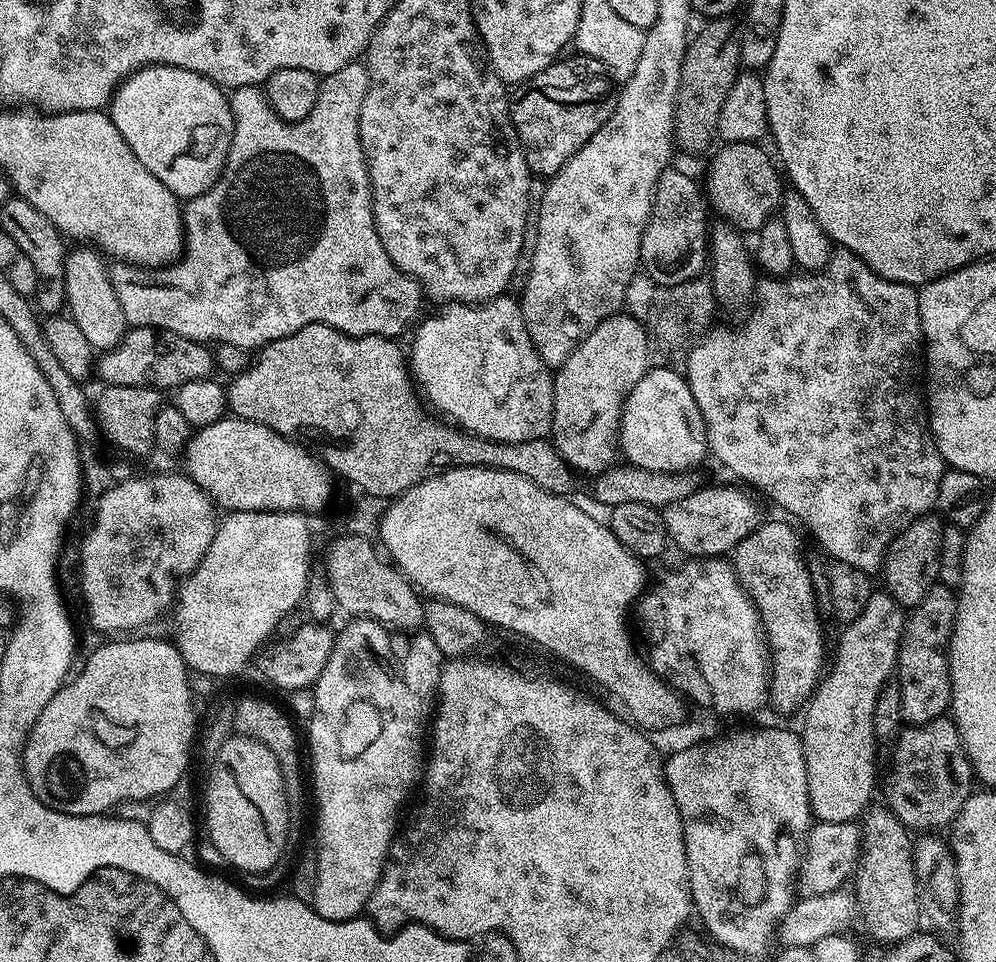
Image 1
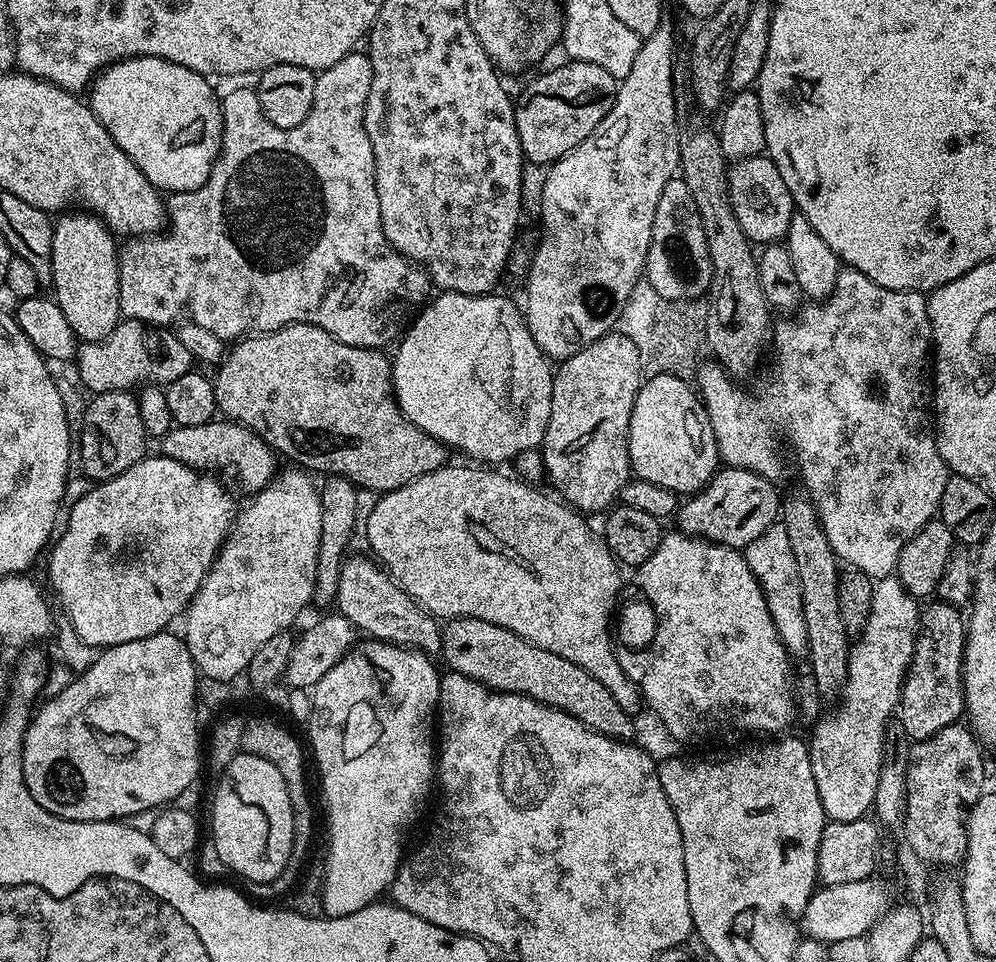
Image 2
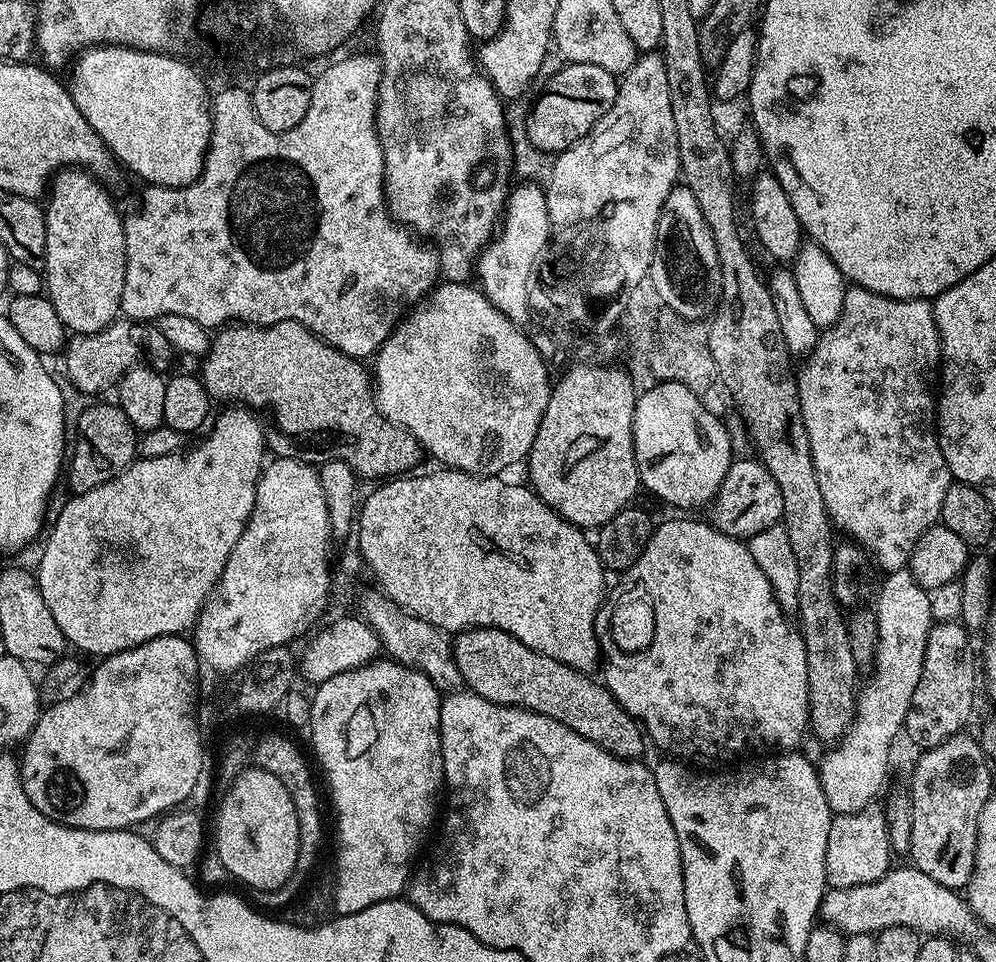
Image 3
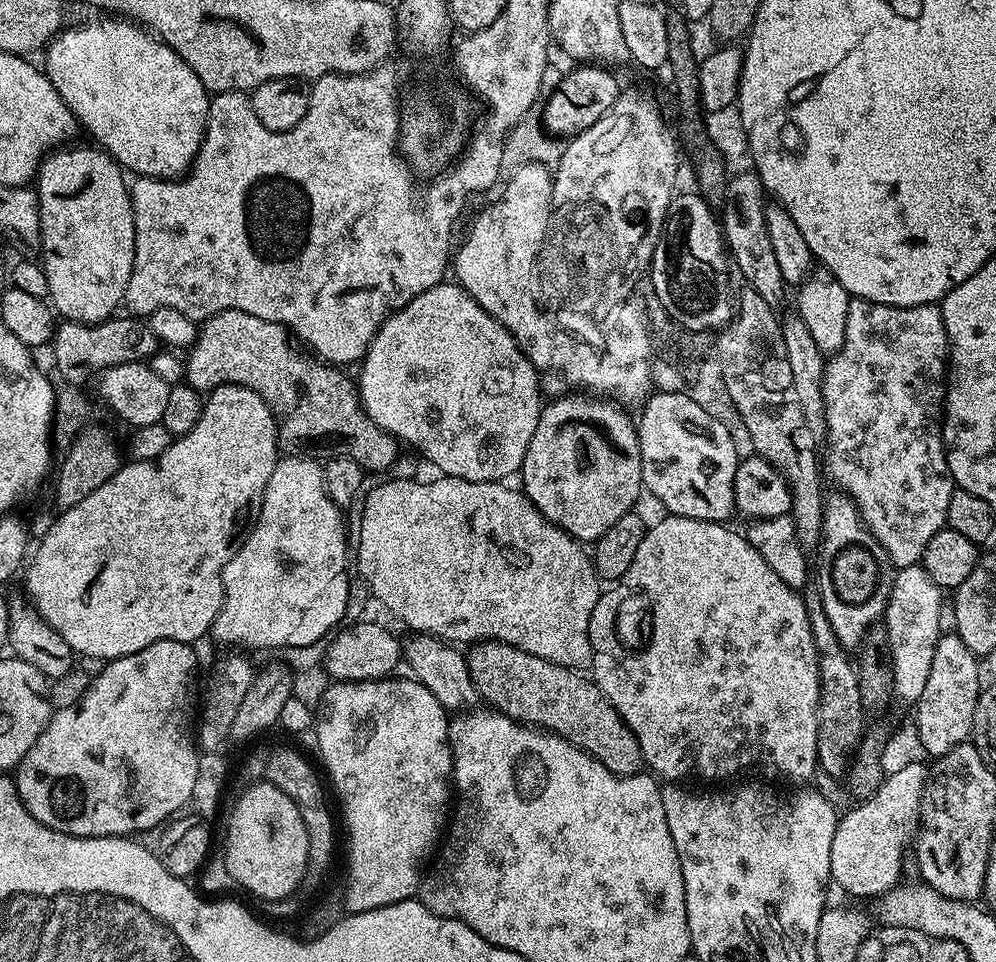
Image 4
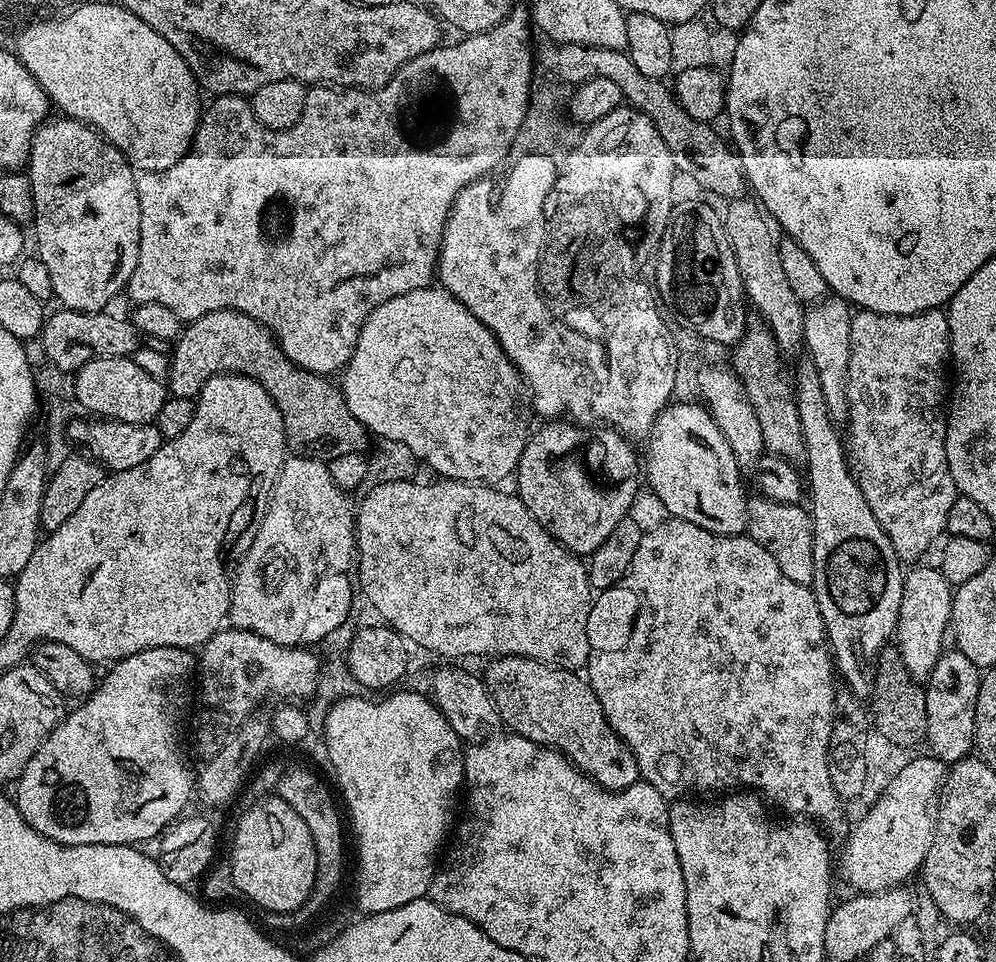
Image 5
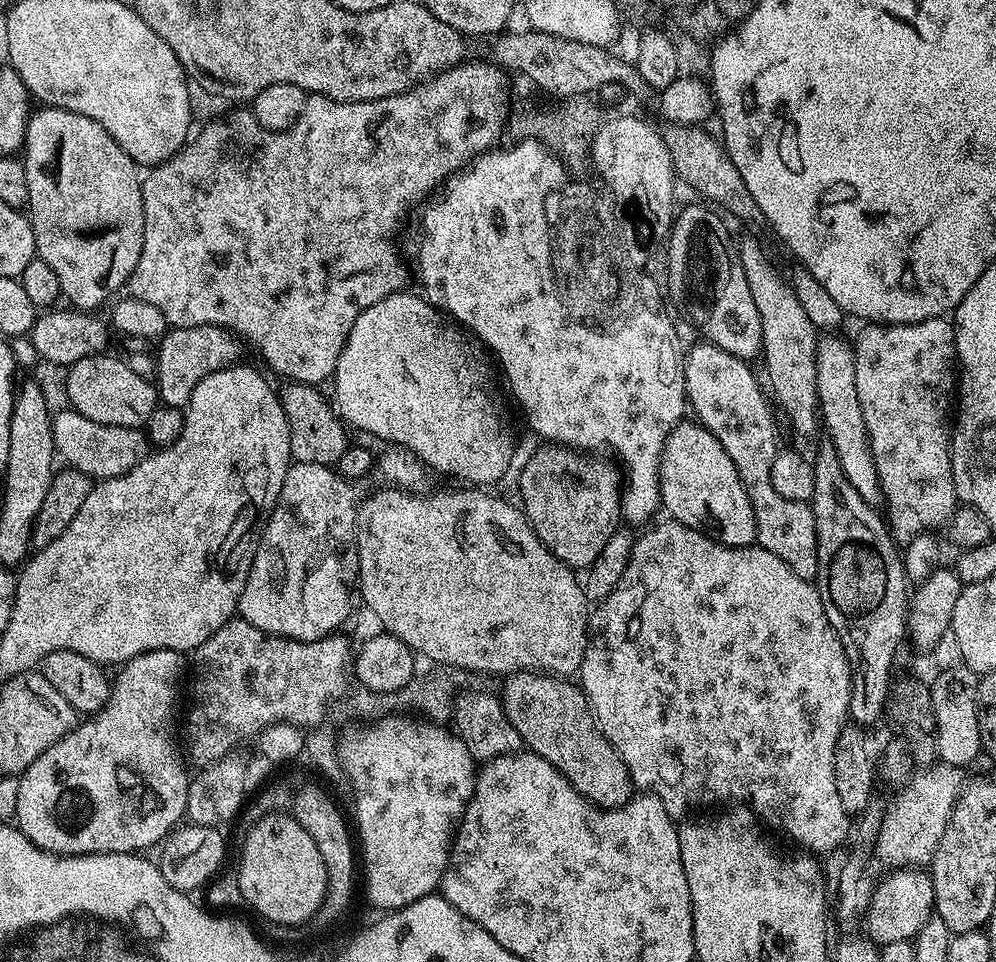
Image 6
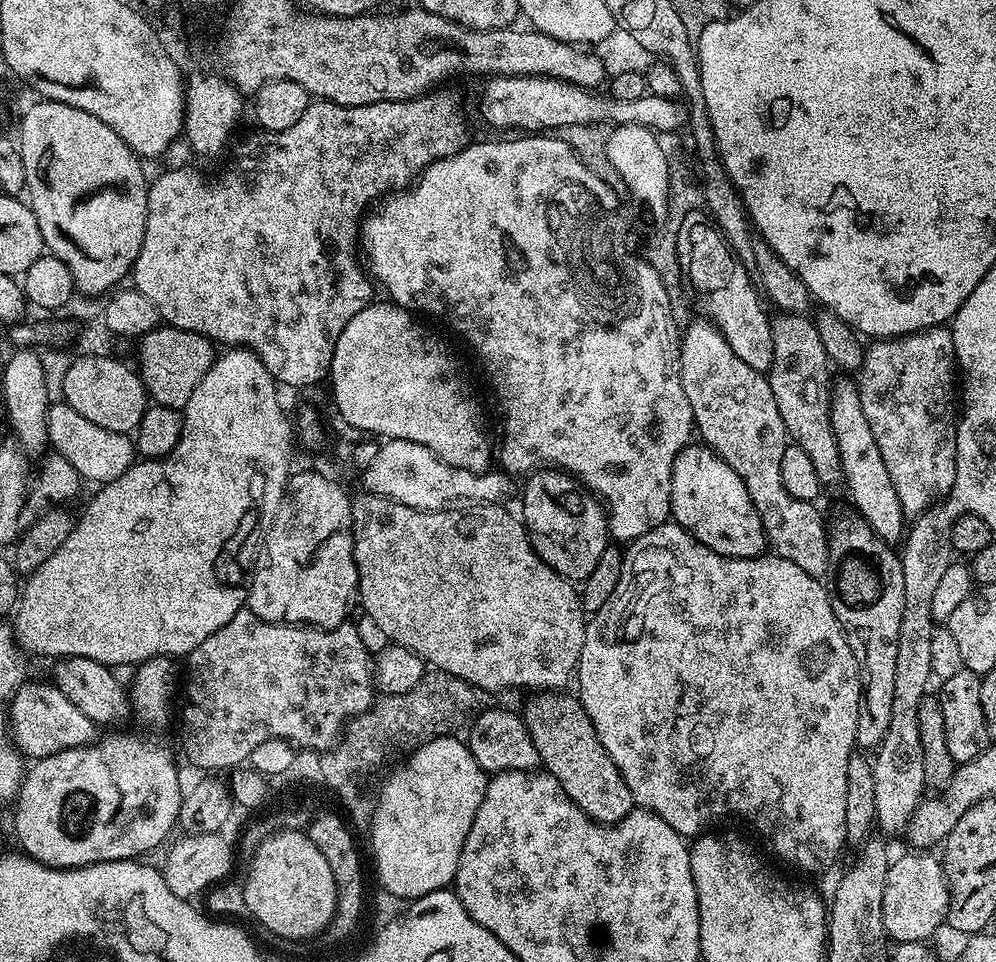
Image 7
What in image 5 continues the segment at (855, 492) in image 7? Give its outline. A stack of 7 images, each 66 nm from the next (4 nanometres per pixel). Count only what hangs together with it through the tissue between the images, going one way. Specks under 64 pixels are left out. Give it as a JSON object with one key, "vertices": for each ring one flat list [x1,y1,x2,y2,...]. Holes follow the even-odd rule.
{"vertices":[[825,298,813,304,804,313,803,347,808,347,807,359,818,370,818,382,822,382,822,396,826,398,826,410,837,422,848,418,848,367,850,366,850,338,852,337,853,309,848,301]]}

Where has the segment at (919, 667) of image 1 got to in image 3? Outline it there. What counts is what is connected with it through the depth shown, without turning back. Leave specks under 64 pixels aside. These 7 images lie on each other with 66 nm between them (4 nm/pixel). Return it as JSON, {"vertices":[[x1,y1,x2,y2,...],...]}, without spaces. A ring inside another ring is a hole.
{"vertices":[[951,620,950,622,942,622,941,624,933,623,930,634,926,638,926,654,922,658,922,678,918,678,918,686,914,686,914,698,912,699,912,709,906,714,904,719,904,727,902,729,903,735,906,737,908,735,908,740,912,744,917,744,917,749,927,750,938,746,942,742,946,742,946,738,955,736,957,732,965,731,968,719,972,716,972,703,976,700,976,680,978,684,978,656,972,653,972,644,968,641,968,636,970,636,969,629,965,628,963,623]]}

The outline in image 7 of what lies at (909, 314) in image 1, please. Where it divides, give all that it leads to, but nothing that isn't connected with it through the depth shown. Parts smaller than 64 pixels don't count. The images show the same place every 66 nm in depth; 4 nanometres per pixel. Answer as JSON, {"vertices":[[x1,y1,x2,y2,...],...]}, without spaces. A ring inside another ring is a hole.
{"vertices":[[944,326,927,328,925,332,914,332,910,336,869,343,864,349,864,361,858,373,858,387,862,398,862,414,866,414,866,422,870,422,870,430,874,430,874,438,878,442,878,450,882,450,882,462,886,462,886,470,890,474,890,482,894,482,894,494,898,494,898,502,902,504,905,517,915,518,921,516,927,508,943,500,954,486,954,474,956,473,956,426,958,423,958,365,951,331]]}

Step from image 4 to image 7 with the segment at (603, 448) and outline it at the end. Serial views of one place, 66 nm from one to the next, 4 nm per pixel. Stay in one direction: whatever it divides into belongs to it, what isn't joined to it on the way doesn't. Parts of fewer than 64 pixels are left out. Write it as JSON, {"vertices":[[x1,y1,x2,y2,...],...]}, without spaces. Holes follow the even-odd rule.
{"vertices":[[551,466,537,470,523,481,524,516,522,523,532,549,560,576,573,582,583,582,598,566,602,550,610,547,608,513,591,492,578,486,567,472]]}

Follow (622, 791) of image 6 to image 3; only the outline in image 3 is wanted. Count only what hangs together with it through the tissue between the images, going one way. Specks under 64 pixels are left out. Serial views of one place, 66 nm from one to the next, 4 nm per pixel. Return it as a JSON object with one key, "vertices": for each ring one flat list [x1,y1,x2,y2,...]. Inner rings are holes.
{"vertices":[[466,628,462,632,455,633,452,640,452,653,463,687,467,691,507,708,525,708,531,712,554,718,570,726,570,730,582,734,582,738,602,746,619,760,635,760,643,757,646,736,639,723,613,698,610,690,604,687,603,683,596,681,595,684,589,673,574,670,554,658,546,658,530,650,530,646,518,642,518,638,497,628]]}

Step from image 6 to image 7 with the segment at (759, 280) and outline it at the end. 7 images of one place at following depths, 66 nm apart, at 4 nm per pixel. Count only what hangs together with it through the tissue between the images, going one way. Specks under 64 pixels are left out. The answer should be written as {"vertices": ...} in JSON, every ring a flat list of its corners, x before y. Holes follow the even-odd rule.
{"vertices":[[783,313,777,317,772,320,774,360,771,362,771,370,766,374,768,385,773,391,774,402,778,405,778,412,788,431,789,441,802,446,810,462,814,462,818,482,825,489,836,487,839,489,843,485,844,475,842,474,842,458,838,458,838,442,834,442,834,426,830,426,829,402,832,377,830,378,831,371,825,346,821,342,815,323,809,317,793,313]]}

